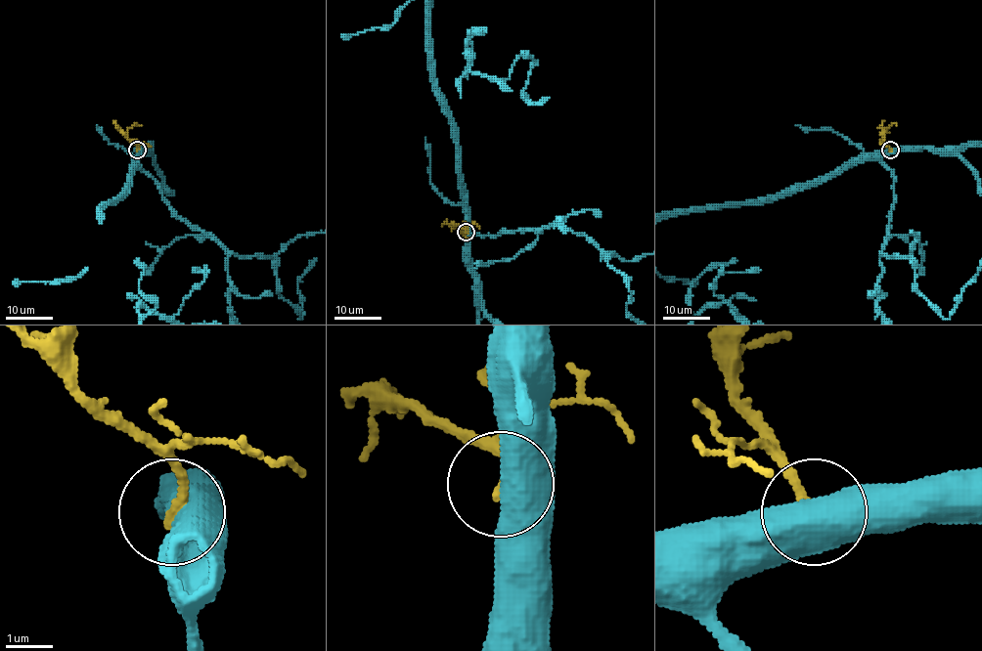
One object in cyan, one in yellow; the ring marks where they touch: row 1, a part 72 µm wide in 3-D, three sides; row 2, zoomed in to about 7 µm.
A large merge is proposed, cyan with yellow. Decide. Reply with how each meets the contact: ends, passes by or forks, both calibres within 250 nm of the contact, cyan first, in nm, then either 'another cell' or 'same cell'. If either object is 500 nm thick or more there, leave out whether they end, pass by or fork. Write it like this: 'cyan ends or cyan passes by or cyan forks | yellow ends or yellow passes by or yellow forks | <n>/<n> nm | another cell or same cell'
750/240 nm | another cell

